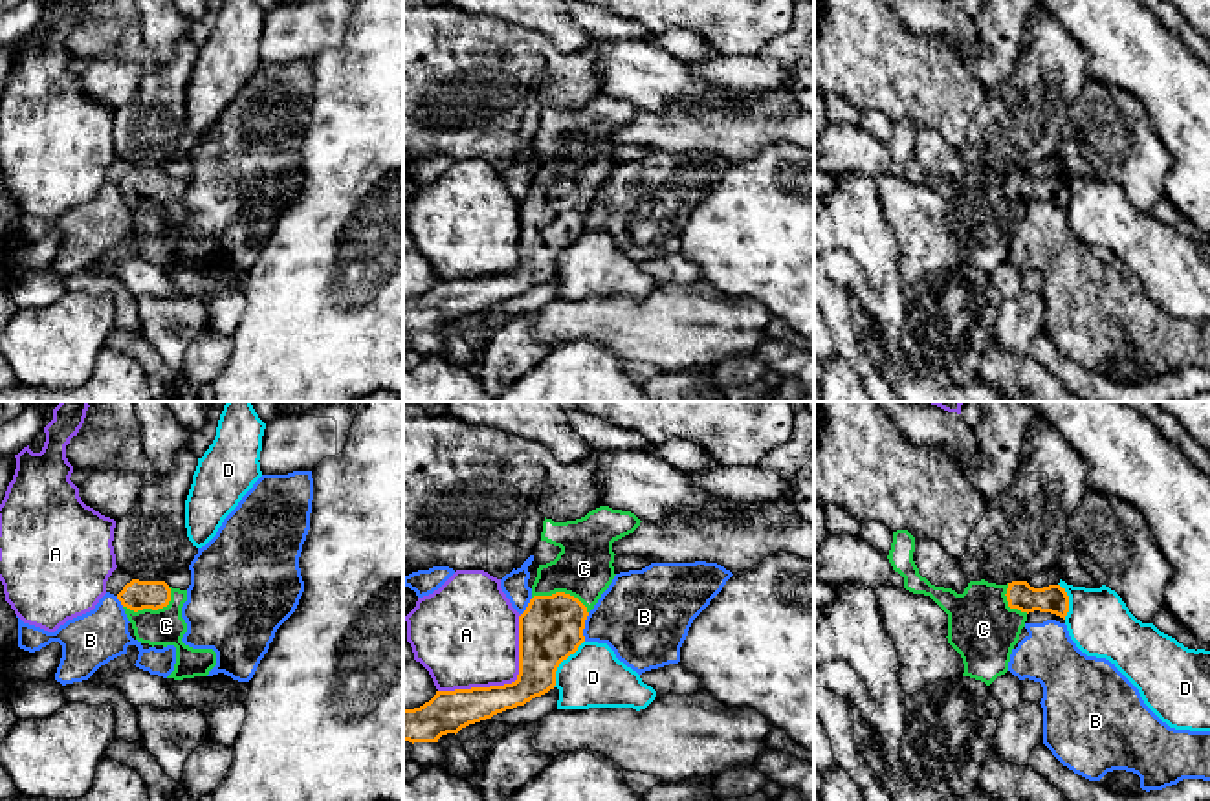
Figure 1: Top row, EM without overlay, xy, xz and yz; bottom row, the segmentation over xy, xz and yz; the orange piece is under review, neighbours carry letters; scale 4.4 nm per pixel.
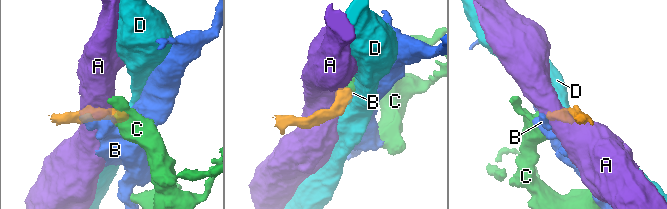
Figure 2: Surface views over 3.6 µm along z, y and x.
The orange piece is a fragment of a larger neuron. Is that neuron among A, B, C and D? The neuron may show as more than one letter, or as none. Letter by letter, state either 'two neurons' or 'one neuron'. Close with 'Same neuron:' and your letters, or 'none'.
A: two neurons
B: two neurons
C: one neuron
D: two neurons
Same neuron: C

